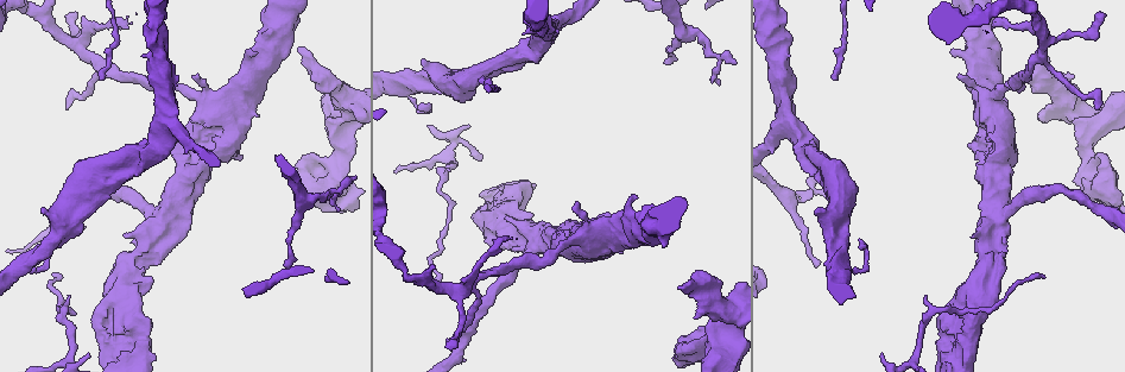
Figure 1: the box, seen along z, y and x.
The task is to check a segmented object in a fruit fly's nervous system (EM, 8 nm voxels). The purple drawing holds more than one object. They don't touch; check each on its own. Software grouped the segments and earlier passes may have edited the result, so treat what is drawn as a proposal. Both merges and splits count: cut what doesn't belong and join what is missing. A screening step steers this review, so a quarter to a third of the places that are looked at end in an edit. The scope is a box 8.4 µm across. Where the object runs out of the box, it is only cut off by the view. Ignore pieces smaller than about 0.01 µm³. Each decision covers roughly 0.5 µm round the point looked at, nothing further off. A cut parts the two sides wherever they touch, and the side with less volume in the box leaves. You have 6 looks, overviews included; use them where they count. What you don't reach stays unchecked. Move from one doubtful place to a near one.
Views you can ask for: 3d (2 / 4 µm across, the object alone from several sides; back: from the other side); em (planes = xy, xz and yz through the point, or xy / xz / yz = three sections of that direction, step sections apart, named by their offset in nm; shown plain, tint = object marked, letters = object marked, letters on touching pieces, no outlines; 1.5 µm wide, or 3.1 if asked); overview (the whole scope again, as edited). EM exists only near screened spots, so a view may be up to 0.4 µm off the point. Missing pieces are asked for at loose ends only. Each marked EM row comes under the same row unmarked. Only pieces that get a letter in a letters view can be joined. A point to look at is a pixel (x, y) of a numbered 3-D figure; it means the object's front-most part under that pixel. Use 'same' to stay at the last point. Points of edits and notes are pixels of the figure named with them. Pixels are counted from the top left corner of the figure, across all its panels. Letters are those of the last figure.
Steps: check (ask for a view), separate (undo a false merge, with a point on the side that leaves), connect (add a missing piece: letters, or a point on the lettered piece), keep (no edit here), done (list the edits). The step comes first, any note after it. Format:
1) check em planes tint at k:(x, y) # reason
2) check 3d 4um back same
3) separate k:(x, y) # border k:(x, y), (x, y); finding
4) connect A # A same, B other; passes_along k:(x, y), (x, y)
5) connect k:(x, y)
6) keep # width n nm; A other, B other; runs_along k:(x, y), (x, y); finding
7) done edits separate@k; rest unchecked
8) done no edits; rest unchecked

check em planes letters at 1:(1099, 110)

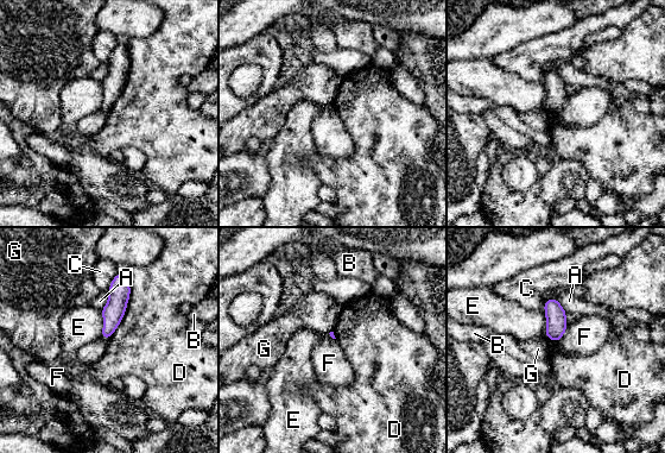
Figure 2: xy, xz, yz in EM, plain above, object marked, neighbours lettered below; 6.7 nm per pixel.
keep # A other, B other, C other, D other, E other, F other, G other; none of them fits

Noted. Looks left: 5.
check 3d 2um back at 1:(678, 286) # thick end

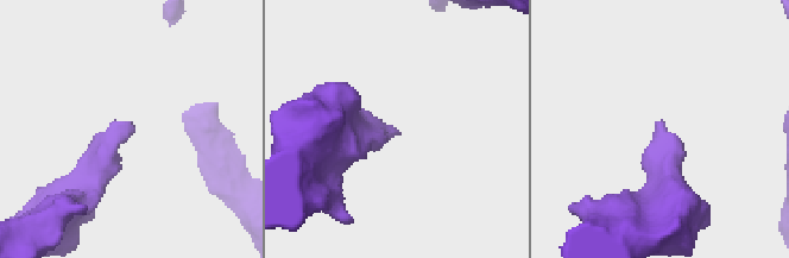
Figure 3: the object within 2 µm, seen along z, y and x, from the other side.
check em xy step 4 letters at 3:(128, 123) # shape alone is not enough

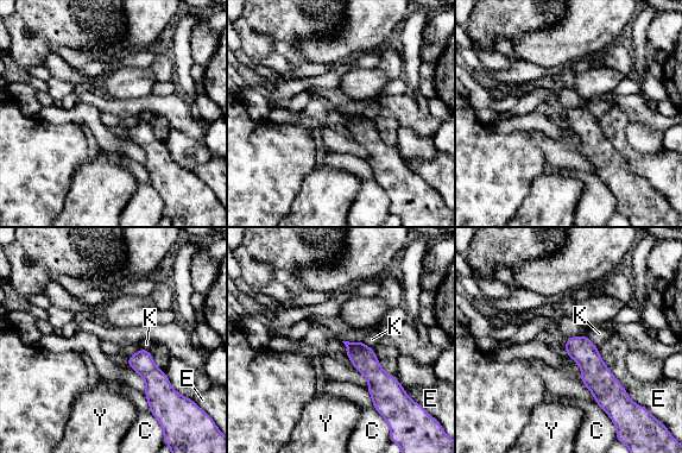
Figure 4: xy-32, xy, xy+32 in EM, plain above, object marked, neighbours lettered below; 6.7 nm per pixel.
check em planes letters same

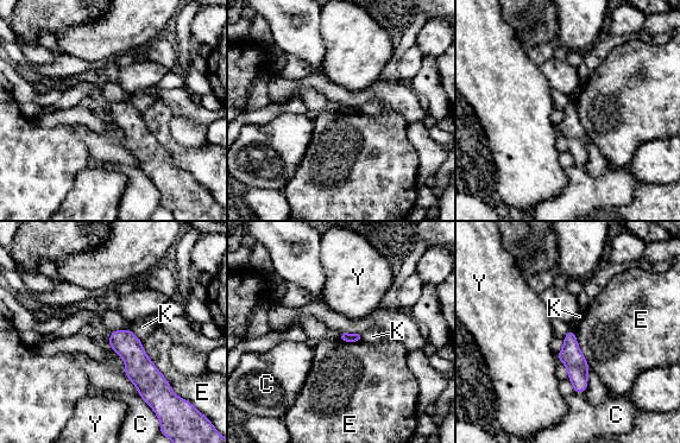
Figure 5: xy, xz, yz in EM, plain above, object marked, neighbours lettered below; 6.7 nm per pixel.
keep # C other, E other, K other, Y other; border 5:(140, 341), (148, 358), (172, 390); no lettered piece goes on from it

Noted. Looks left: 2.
check 3d 2um at 1:(427, 106) # branch stops here

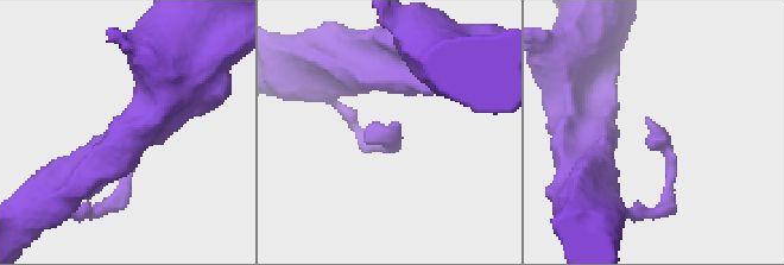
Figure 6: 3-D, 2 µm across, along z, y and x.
check em planes letters at 6:(395, 125) # shape alone is not enough

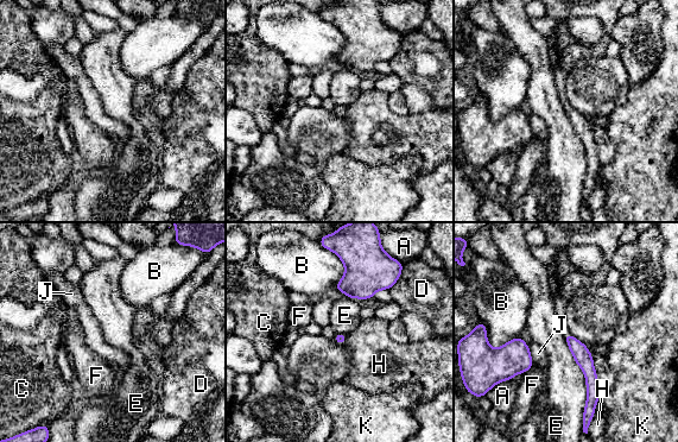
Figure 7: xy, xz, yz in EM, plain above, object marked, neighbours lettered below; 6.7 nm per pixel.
keep # A other, B other, C other, D other, E other, F other, H other, J other, K other; runs_along 7:(568, 336), (589, 371), (593, 403); no lettered piece goes on from it

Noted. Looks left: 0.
done no edits; rest unchecked

